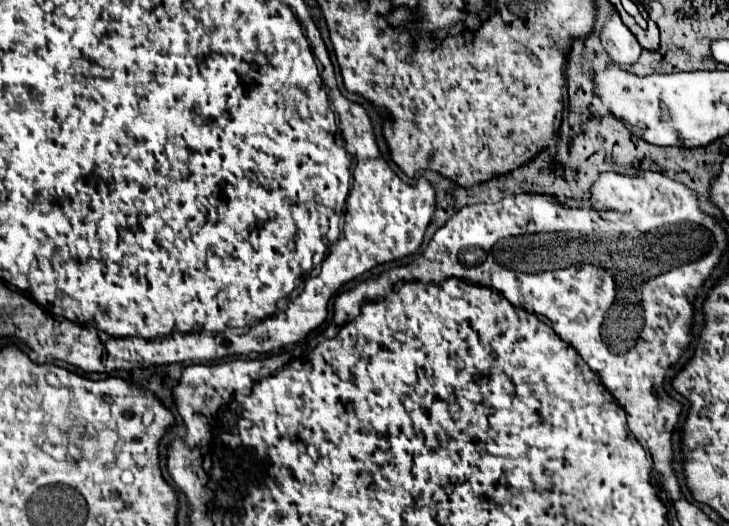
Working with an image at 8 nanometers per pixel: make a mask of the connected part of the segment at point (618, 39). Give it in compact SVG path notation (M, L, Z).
M617 11L607 19L601 31L601 45L605 47L609 57L619 65L633 65L641 55L641 47L635 35L623 25Z

